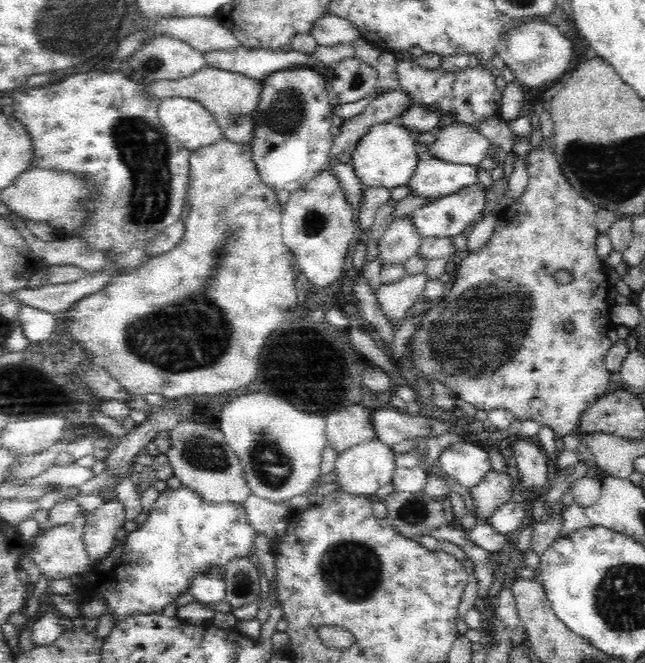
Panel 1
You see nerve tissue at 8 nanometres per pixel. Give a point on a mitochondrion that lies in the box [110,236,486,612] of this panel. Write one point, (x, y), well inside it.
(338, 560)

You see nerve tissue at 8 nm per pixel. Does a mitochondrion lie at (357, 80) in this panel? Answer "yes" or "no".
yes

